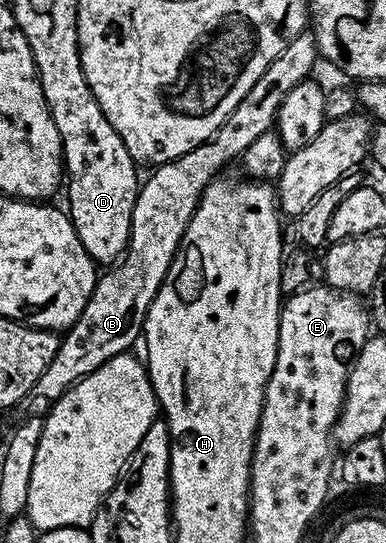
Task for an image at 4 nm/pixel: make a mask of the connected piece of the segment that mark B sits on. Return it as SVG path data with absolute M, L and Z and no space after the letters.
M305 30L288 43L286 50L282 50L282 54L278 54L278 58L274 58L274 62L270 62L266 74L262 74L262 78L258 78L258 82L254 82L254 86L250 86L250 94L246 94L246 98L242 98L242 102L238 102L238 106L234 106L234 110L228 115L226 122L222 122L222 126L211 140L199 144L197 148L182 154L176 160L167 160L166 163L151 169L152 177L145 184L143 181L136 193L134 214L132 215L132 233L122 259L115 266L109 267L105 271L109 271L105 276L103 273L97 279L96 289L90 294L82 314L74 321L72 327L63 333L60 349L54 354L48 369L38 378L34 389L35 395L40 395L42 399L48 400L47 402L55 402L62 393L67 392L86 374L98 370L98 366L102 366L110 358L125 355L131 349L128 347L135 340L137 343L141 339L146 314L166 278L166 270L170 270L170 262L174 258L174 254L180 248L182 234L186 230L190 218L200 206L200 195L209 184L219 177L216 175L219 174L223 164L230 163L235 156L236 159L243 157L245 150L252 143L258 138L262 138L262 134L269 132L276 123L276 111L280 109L284 95L313 75L312 67L315 66L316 60L318 61L316 38L311 31Z

